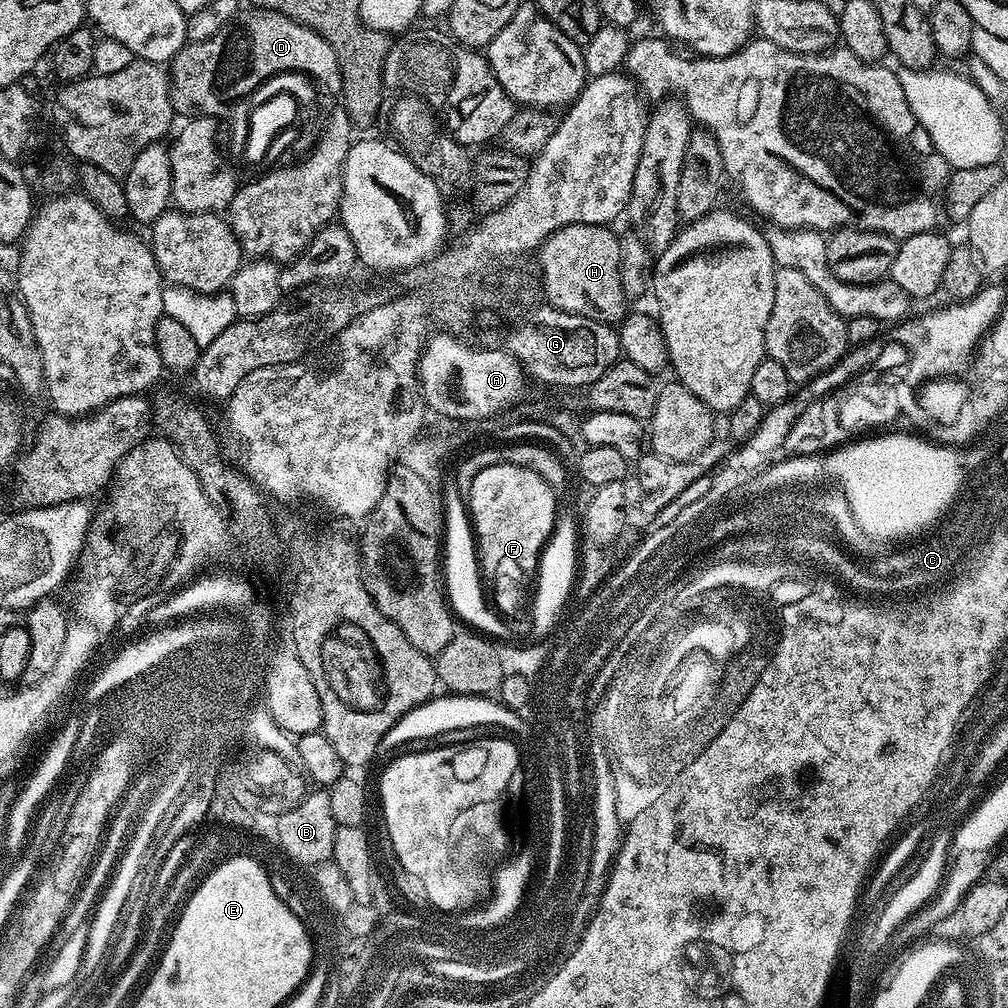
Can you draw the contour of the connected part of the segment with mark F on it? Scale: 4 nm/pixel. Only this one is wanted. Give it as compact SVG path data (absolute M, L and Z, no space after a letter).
M495 464L474 478L466 490L466 503L491 603L501 617L516 616L533 599L540 553L556 522L557 493L534 470Z

